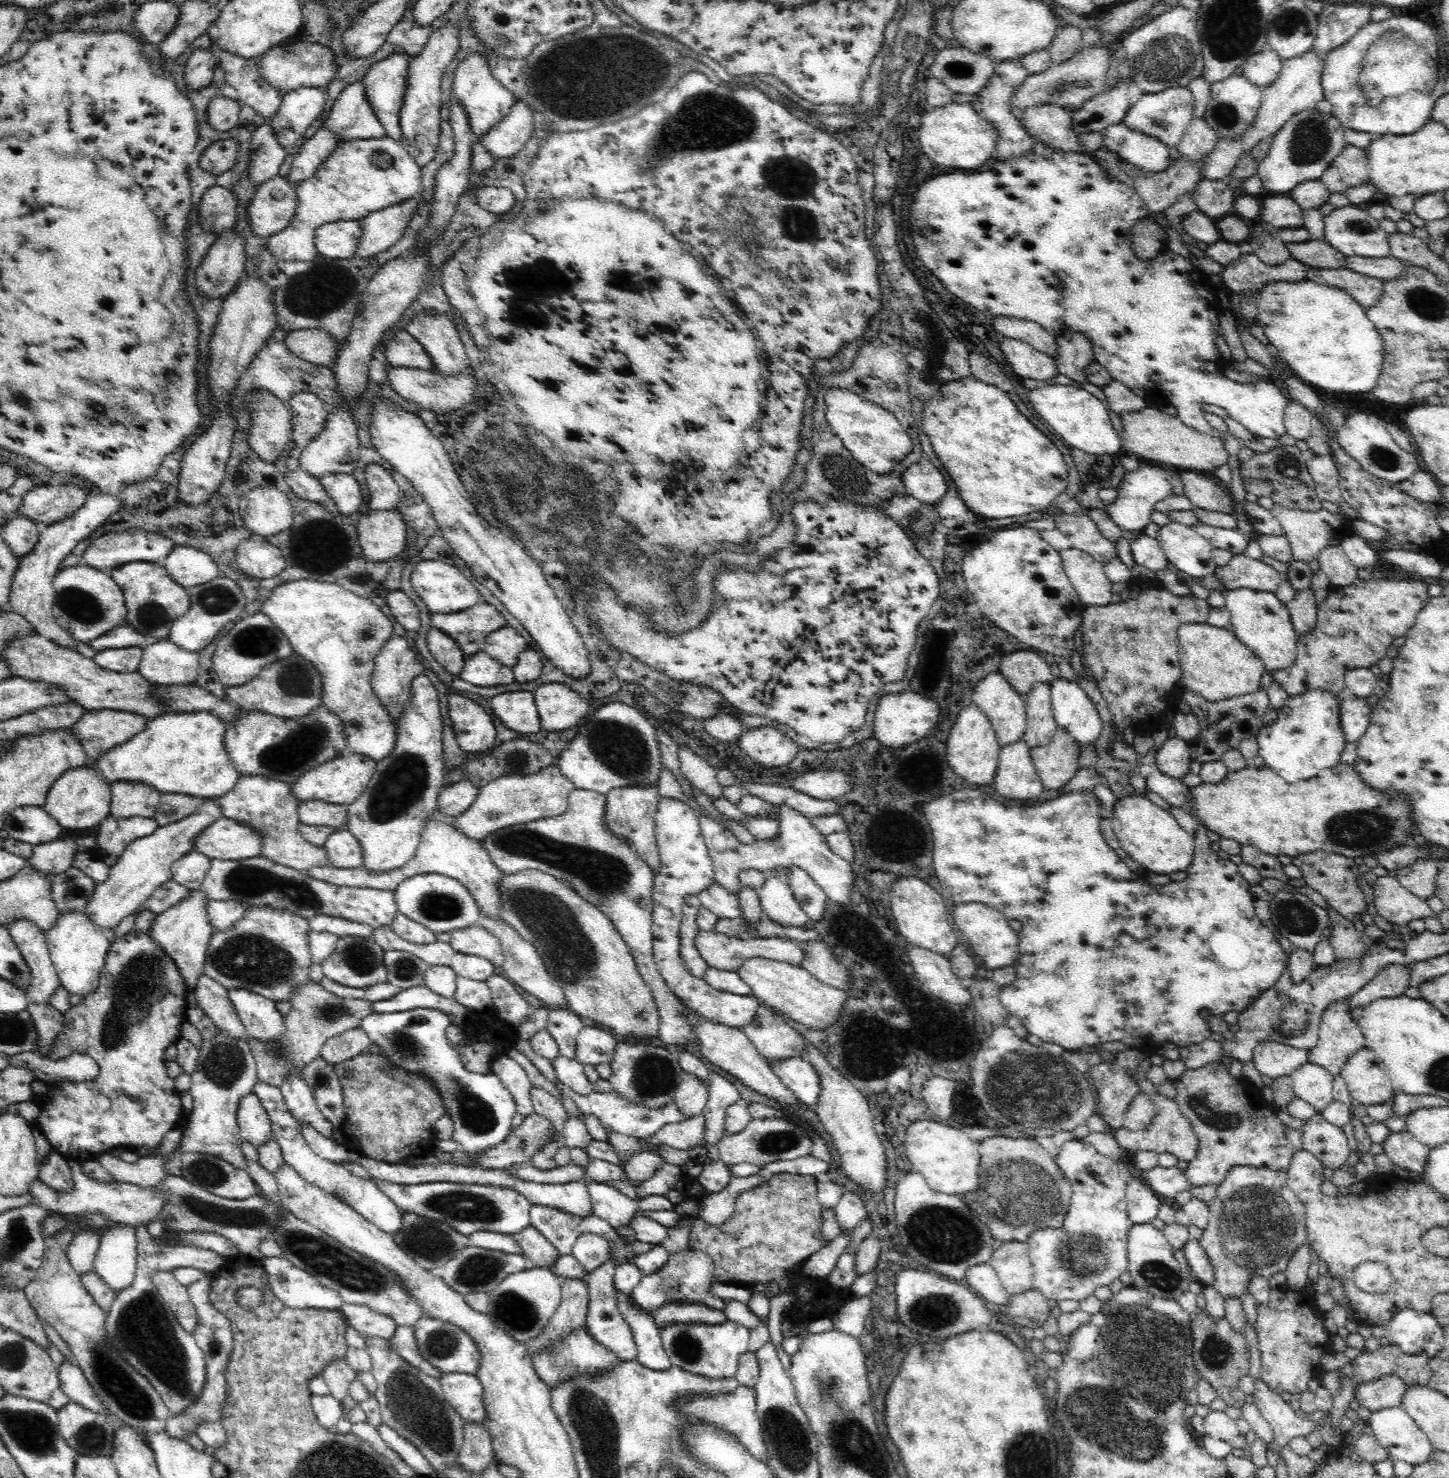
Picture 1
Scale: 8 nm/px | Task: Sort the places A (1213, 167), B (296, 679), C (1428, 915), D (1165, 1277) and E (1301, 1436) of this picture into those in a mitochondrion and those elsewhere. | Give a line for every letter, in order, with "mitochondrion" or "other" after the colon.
A: other
B: mitochondrion
C: other
D: mitochondrion
E: other

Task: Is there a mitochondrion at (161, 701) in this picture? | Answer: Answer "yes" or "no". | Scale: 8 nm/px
no

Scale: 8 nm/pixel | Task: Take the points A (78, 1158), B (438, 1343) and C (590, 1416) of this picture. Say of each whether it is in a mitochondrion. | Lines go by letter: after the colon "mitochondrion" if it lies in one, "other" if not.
A: other
B: mitochondrion
C: mitochondrion

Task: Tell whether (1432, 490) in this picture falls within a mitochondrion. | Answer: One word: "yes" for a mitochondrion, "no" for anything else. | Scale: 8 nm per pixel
no

